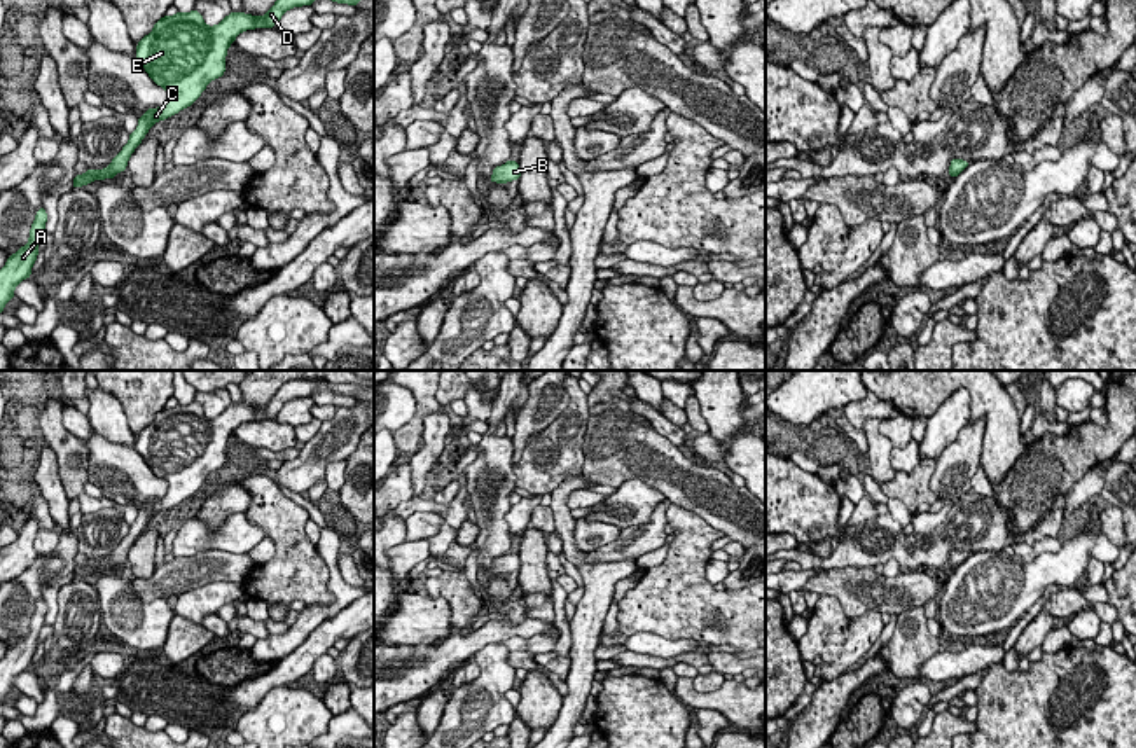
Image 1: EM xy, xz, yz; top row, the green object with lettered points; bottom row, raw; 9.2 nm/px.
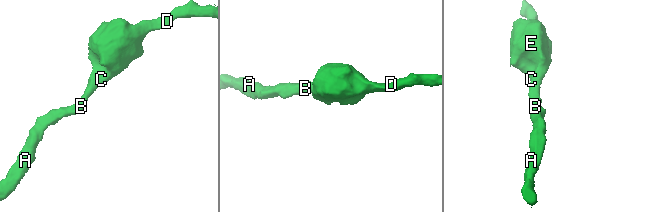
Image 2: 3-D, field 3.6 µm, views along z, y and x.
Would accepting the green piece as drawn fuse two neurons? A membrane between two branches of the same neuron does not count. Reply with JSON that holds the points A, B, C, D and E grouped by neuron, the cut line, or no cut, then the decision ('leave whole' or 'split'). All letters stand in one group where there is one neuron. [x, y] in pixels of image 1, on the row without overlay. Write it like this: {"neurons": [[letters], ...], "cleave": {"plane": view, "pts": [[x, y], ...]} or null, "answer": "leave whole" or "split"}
{"neurons": [["A", "B", "C", "D", "E"]], "cleave": null, "answer": "leave whole"}

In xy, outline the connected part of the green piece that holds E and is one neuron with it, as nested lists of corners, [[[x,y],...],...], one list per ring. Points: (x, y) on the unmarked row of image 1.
[[[309,377],[287,381],[266,407],[231,404],[215,418],[208,418],[197,402],[161,409],[152,423],[138,433],[135,449],[149,468],[166,481],[166,493],[159,500],[147,500],[128,535],[105,561],[89,559],[86,564],[75,566],[73,580],[94,571],[114,570],[124,563],[131,545],[156,514],[194,496],[206,477],[224,467],[227,440],[241,423],[273,419],[288,400],[313,397],[320,386],[353,398],[364,388],[371,388]]]

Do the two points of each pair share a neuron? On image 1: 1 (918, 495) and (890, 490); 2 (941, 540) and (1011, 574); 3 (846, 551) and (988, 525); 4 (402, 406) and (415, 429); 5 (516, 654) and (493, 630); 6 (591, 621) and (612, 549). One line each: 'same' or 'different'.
1: same
2: different
3: same
4: different
5: different
6: different

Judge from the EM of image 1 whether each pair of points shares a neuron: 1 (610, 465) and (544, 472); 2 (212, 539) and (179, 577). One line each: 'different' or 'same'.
1: different
2: different

